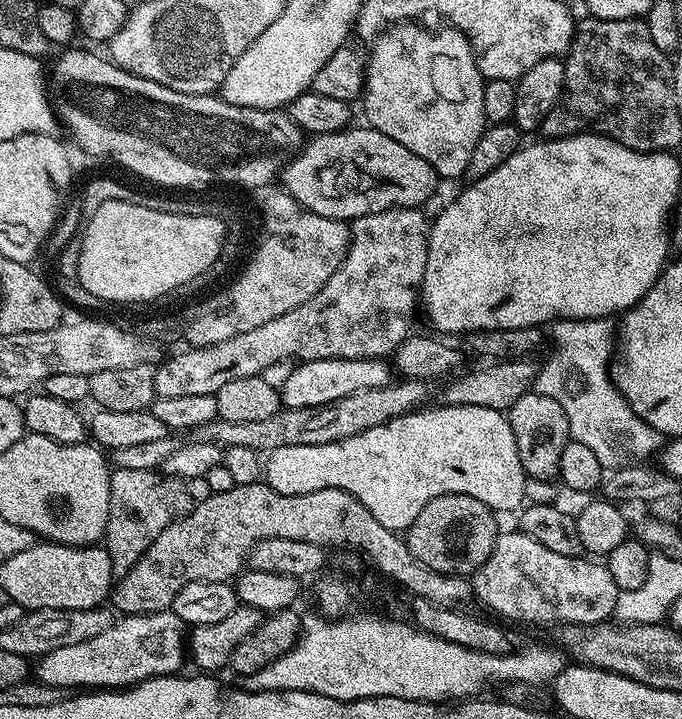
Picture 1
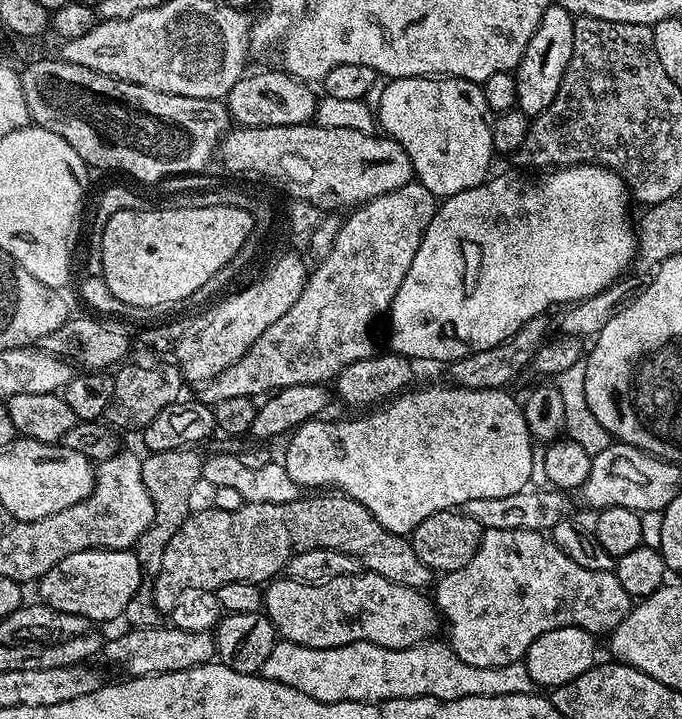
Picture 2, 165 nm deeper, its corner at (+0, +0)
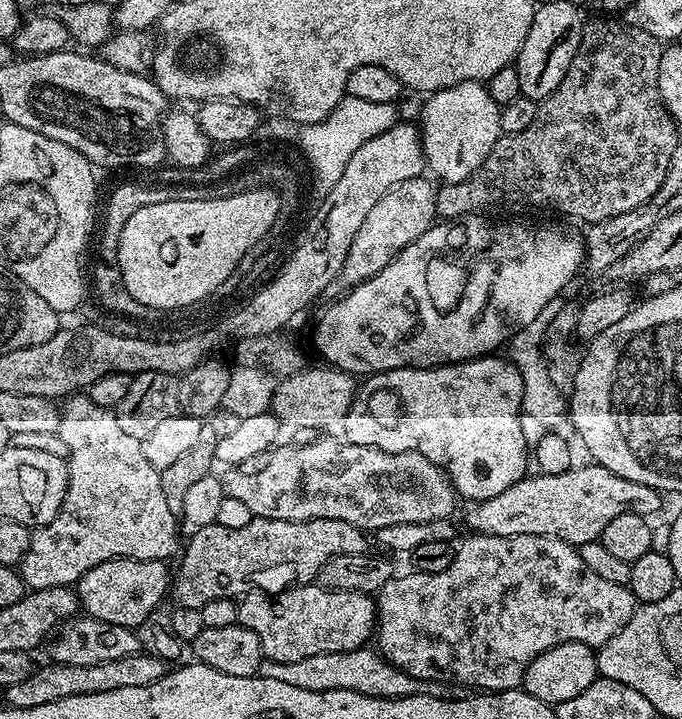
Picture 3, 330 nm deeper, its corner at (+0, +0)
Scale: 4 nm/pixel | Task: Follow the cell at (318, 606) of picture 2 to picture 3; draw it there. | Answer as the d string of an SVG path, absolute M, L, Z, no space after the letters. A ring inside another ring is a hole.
M313 582L275 594L246 592L239 597L236 619L246 630L258 634L264 659L276 663L301 662L323 652L365 647L376 630L376 602L367 592L335 592Z

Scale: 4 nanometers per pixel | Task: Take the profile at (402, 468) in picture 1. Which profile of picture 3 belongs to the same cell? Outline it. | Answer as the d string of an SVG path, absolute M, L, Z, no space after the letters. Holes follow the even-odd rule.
M489 354L477 360L463 360L460 364L395 368L372 373L357 387L352 408L344 419L342 431L347 443L370 446L383 452L421 452L447 472L452 487L468 502L489 500L494 494L502 494L502 490L523 480L529 471L530 449L526 439L522 438L519 422L522 374L518 374L511 359L501 356Z

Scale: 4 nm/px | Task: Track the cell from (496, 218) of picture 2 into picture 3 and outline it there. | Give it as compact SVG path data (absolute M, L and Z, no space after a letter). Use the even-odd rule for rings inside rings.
M471 214L467 216L460 217L459 220L450 220L447 222L437 222L432 225L430 230L426 230L421 234L414 242L410 242L410 246L406 246L406 250L402 250L398 255L396 255L396 260L390 262L390 266L386 266L386 270L378 270L378 274L374 274L374 278L370 278L366 282L361 284L355 284L350 289L347 289L343 293L344 297L341 300L336 300L320 317L316 320L316 329L312 332L312 344L316 347L316 352L321 356L323 363L325 365L340 368L344 372L350 372L353 376L357 378L367 378L374 372L385 372L386 370L394 370L395 368L414 368L417 366L439 366L442 364L460 364L463 360L477 360L480 356L487 356L489 354L495 353L497 350L503 349L507 345L508 341L511 340L512 335L518 330L522 330L530 322L534 322L534 318L538 318L538 314L546 305L553 303L557 298L556 295L571 282L576 276L576 271L582 268L582 265L586 260L586 244L583 239L580 240L576 236L571 236L568 232L559 232L556 228L531 228L528 224L487 224L483 220L483 215Z

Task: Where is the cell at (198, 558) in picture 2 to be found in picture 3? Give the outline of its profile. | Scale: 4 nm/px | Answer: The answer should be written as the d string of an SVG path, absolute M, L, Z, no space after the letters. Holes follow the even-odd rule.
M261 516L253 518L250 522L246 522L246 526L242 526L242 530L230 530L221 524L211 524L210 526L202 526L195 529L191 533L192 537L187 537L186 543L182 548L182 555L179 557L180 569L174 572L174 596L176 592L175 603L181 608L201 608L206 606L206 602L214 602L214 598L226 598L231 600L239 598L246 592L255 592L257 590L269 594L284 592L288 588L295 588L301 584L310 584L315 581L318 570L322 570L322 566L326 566L326 562L330 562L330 558L338 558L342 554L365 554L369 551L368 540L363 528L354 526L350 522L342 522L338 518L314 518L313 520L267 520Z

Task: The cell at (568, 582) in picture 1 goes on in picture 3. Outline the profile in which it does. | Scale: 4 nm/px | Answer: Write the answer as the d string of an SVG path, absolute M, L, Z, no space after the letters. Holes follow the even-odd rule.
M468 534L468 537L461 542L460 548L458 544L450 566L446 566L446 570L438 570L438 574L408 570L405 576L393 575L392 579L386 582L386 586L380 588L375 602L374 644L380 656L416 680L445 682L453 680L457 685L463 685L465 689L483 690L488 694L520 688L523 685L527 667L544 651L548 651L560 643L586 643L589 647L599 650L607 640L614 638L614 634L618 634L618 630L622 630L622 626L626 626L626 622L630 622L630 618L638 607L636 596L629 590L627 584L606 582L606 578L594 574L594 570L590 570L586 566L586 562L582 562L579 551L573 545L562 542L553 536L535 536L534 534L518 534L517 536Z

